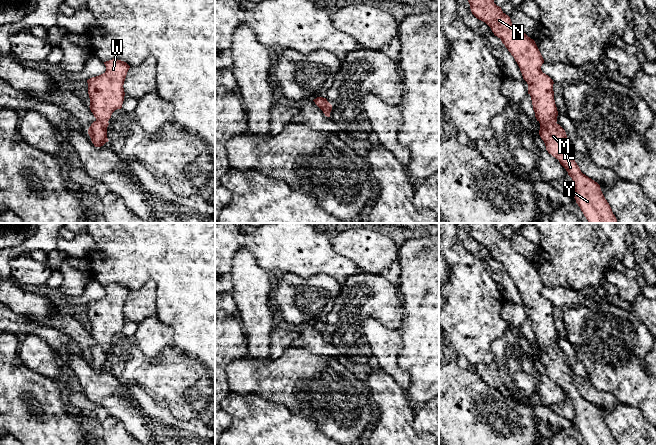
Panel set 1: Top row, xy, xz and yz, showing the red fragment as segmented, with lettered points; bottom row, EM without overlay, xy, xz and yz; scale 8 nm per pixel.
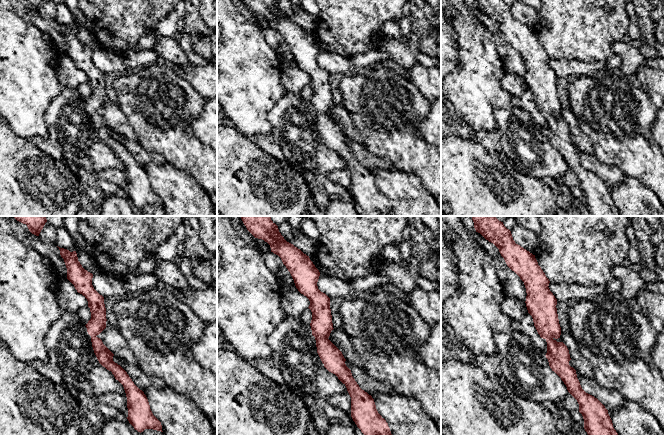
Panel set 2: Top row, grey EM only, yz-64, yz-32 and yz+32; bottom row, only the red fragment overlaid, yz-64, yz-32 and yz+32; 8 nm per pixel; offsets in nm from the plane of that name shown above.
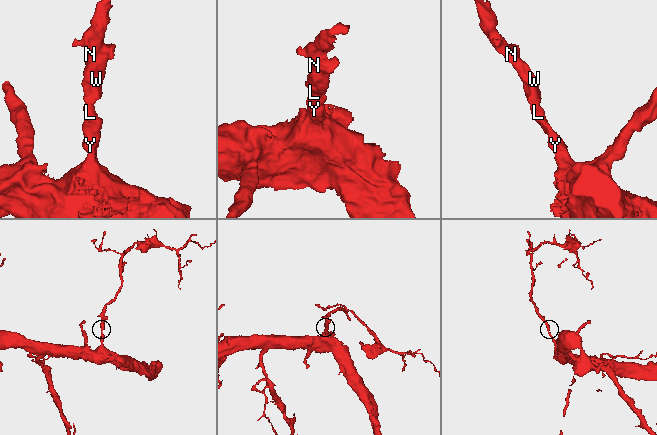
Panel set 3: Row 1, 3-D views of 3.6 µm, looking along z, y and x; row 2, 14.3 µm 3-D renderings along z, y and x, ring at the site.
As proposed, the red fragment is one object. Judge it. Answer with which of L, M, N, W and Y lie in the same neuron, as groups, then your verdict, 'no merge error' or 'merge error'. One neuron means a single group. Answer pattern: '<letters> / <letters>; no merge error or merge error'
L M N W Y; no merge error

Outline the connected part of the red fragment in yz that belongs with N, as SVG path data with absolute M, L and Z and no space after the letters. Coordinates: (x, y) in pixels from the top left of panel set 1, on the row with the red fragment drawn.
M468 0L472 14L485 22L517 62L528 84L535 117L540 123L539 135L549 154L559 160L572 178L574 198L588 223L617 223L600 185L583 174L574 160L565 130L557 124L553 80L542 72L544 59L533 39L517 29L494 0Z

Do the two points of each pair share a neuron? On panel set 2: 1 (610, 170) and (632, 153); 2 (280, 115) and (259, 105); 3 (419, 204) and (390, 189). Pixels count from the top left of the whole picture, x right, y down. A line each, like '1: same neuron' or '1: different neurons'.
1: different neurons
2: different neurons
3: same neuron

